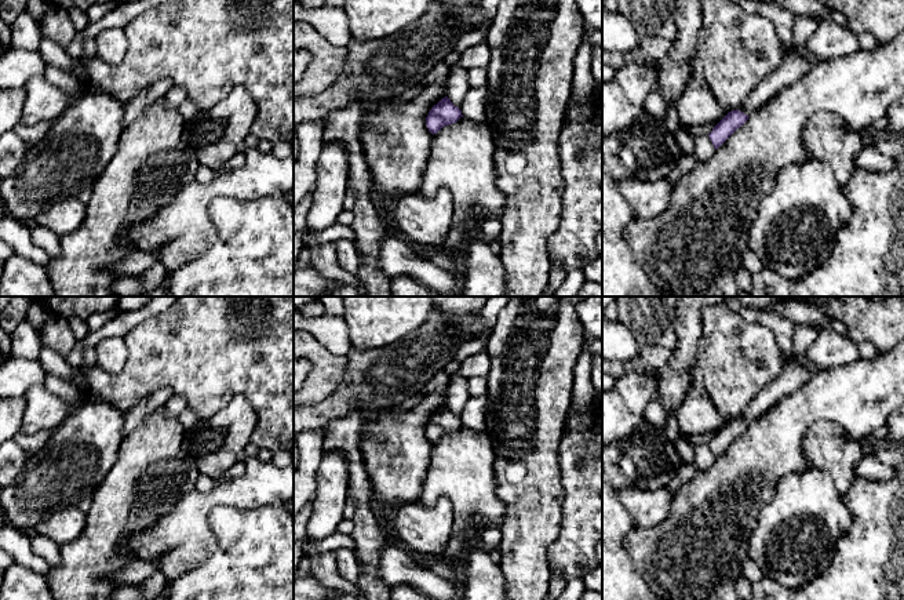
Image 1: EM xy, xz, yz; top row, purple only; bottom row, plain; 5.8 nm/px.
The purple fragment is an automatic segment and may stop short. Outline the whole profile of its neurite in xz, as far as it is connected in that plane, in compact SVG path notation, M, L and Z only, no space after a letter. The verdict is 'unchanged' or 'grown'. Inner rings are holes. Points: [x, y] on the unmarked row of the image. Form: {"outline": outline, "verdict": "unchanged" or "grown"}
{"outline": "M445 406L431 417L426 426L426 434L434 444L442 436L456 432L460 426L463 426L462 419Z", "verdict": "unchanged"}

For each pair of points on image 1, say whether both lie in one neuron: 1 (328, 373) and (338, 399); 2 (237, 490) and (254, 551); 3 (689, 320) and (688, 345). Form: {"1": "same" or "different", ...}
{"1": "different", "2": "different", "3": "same"}

